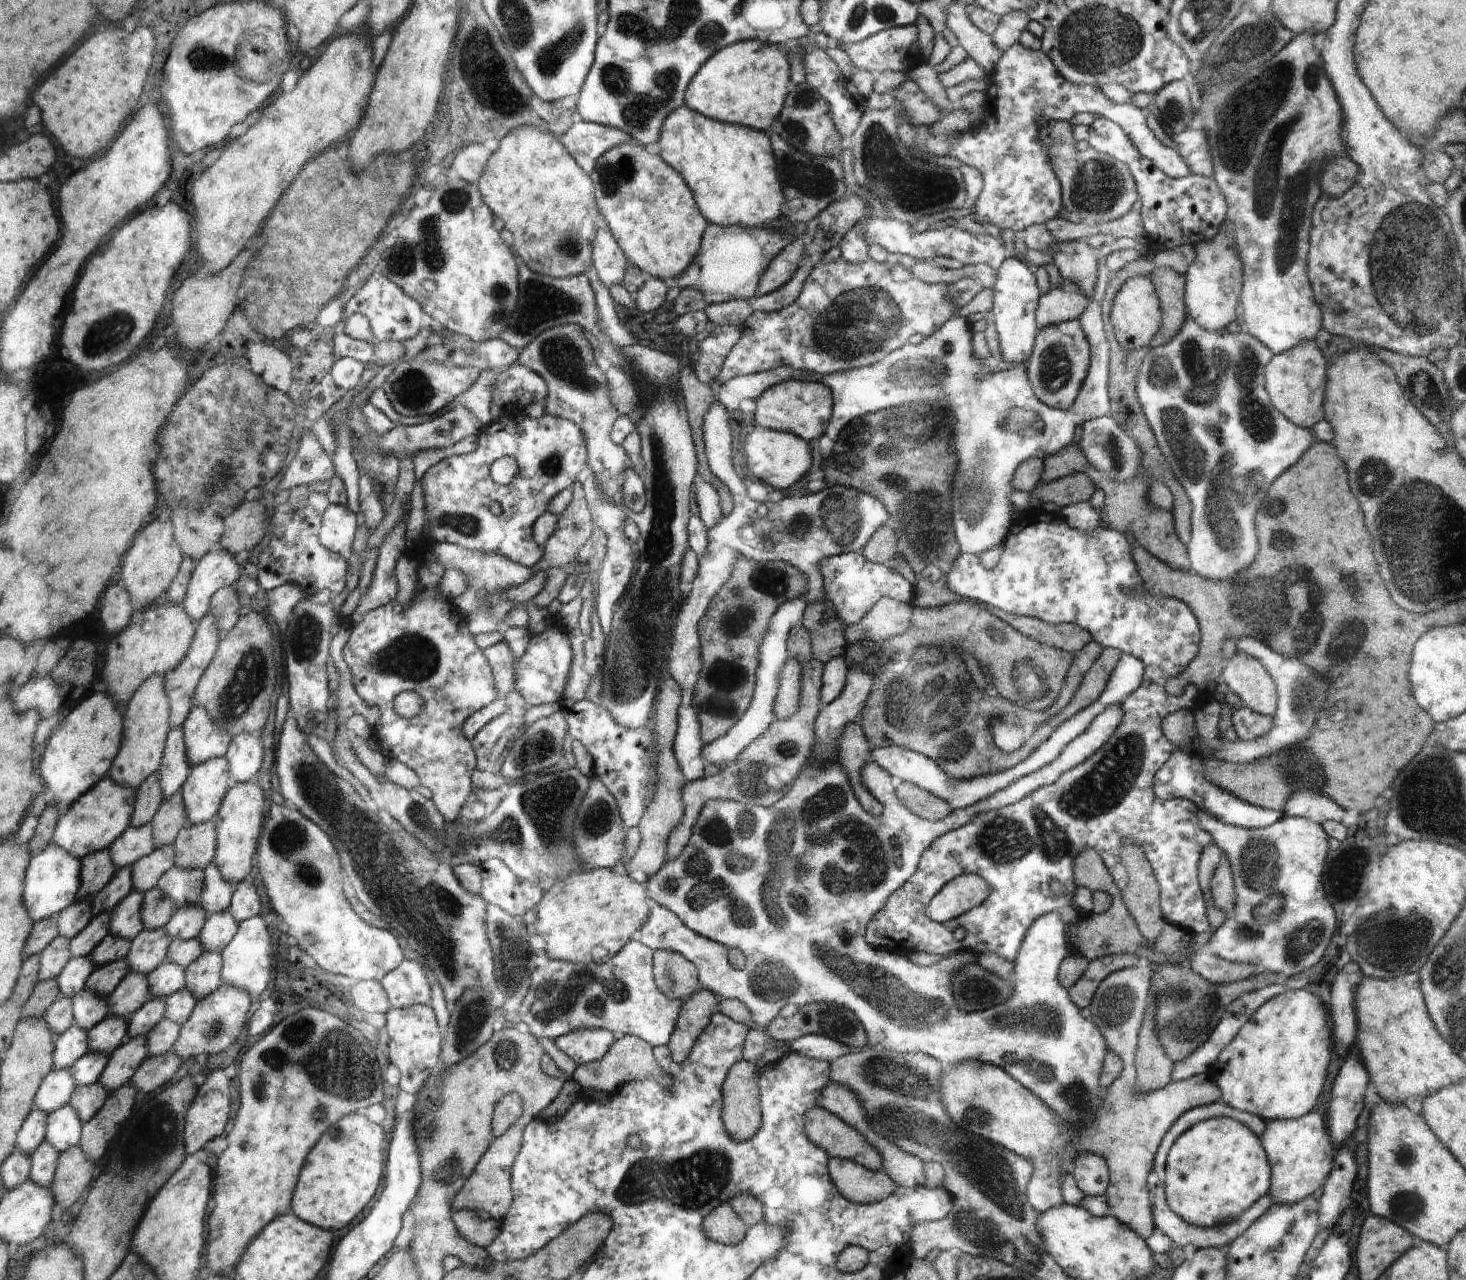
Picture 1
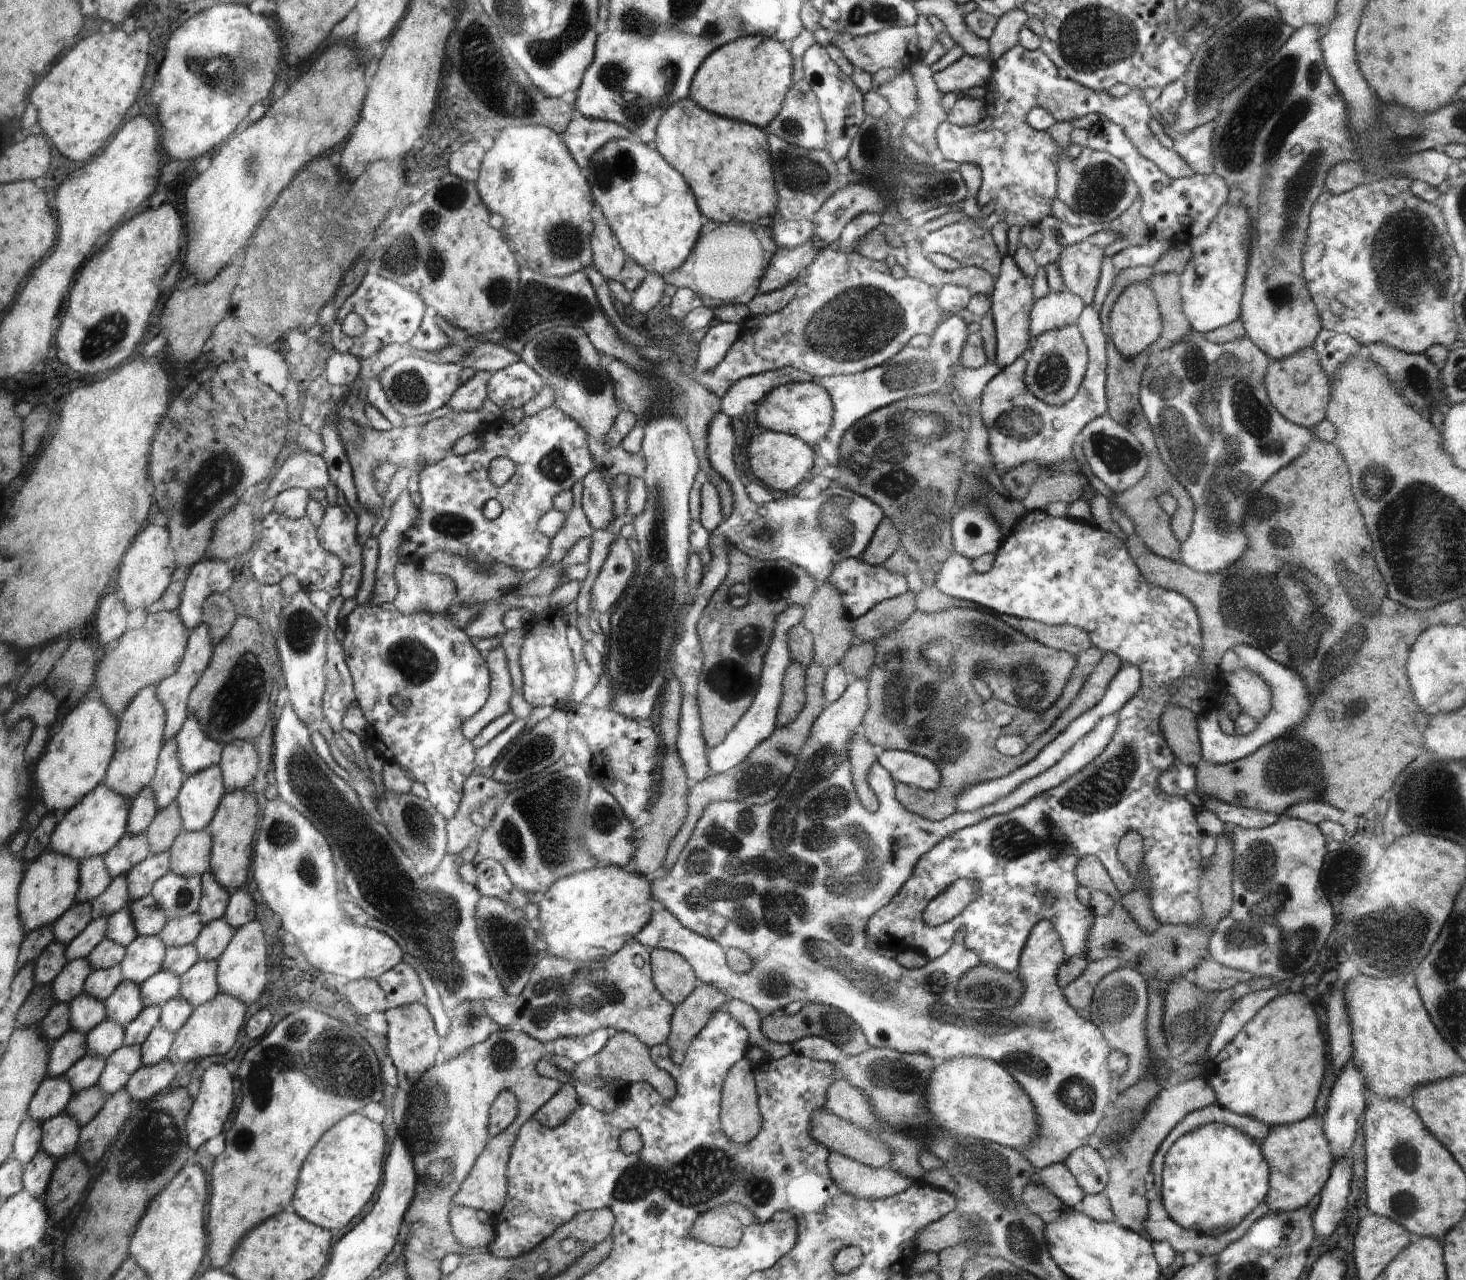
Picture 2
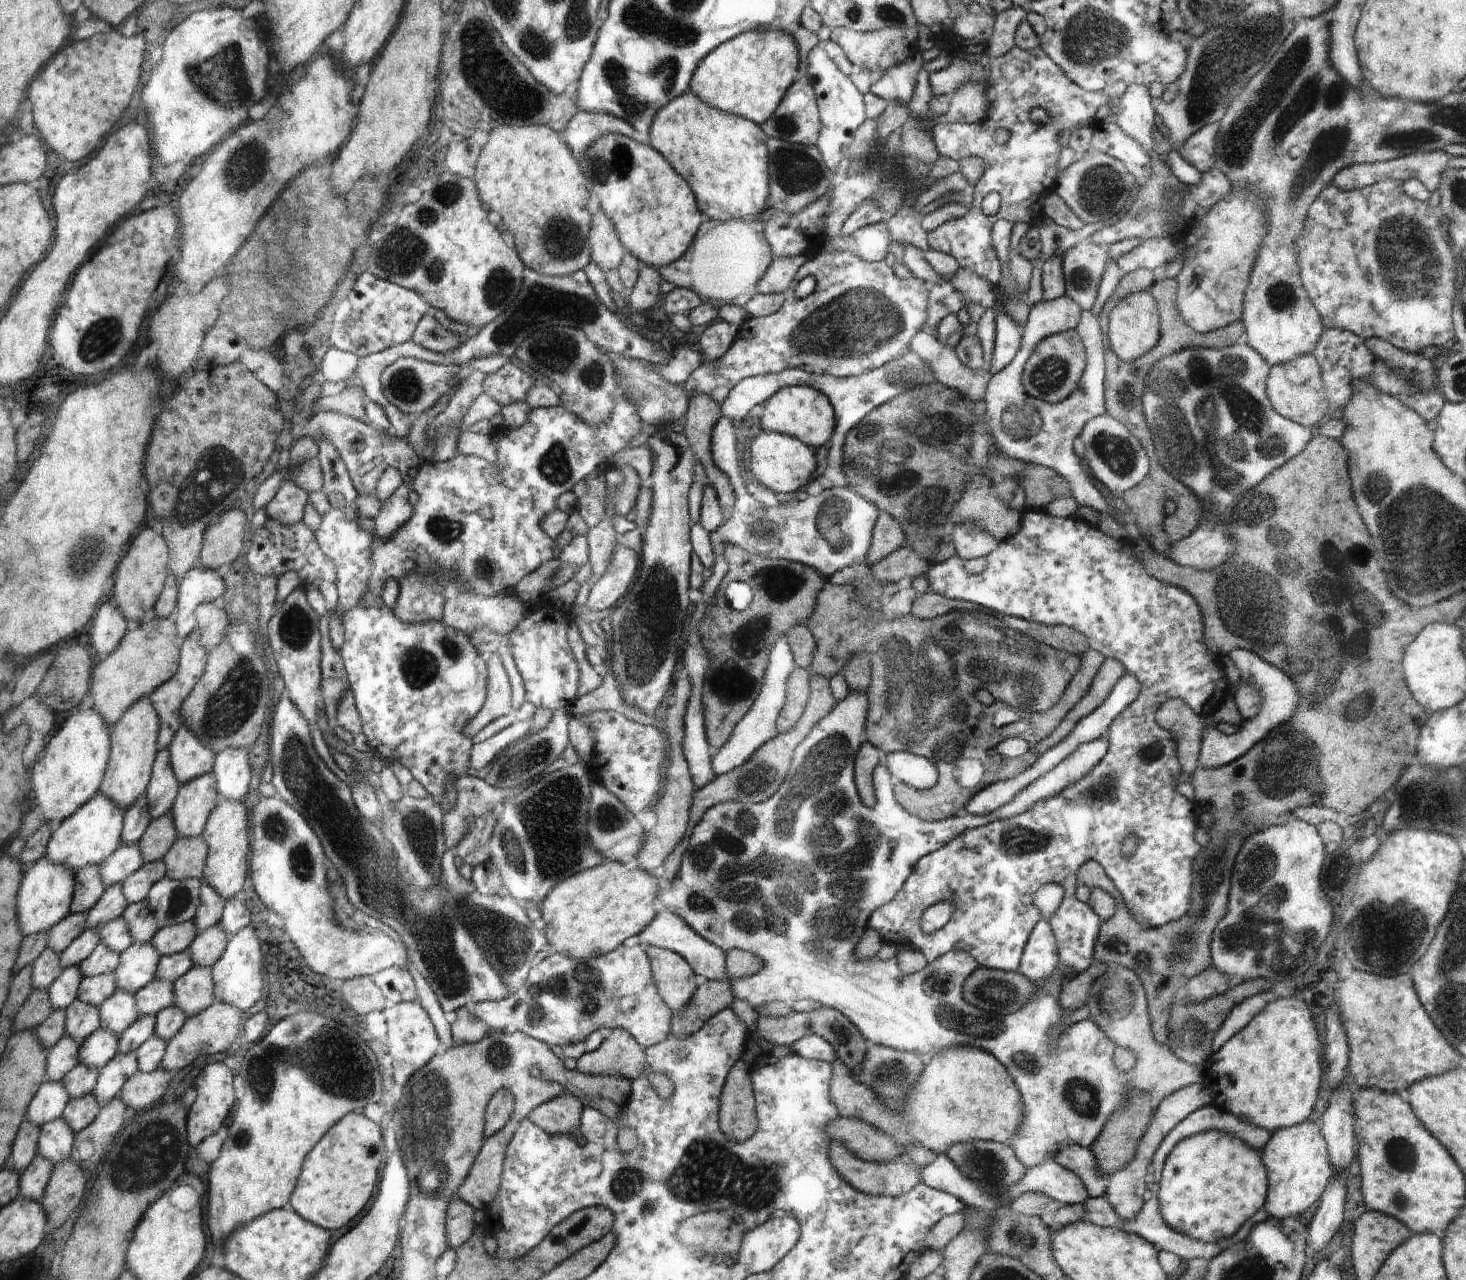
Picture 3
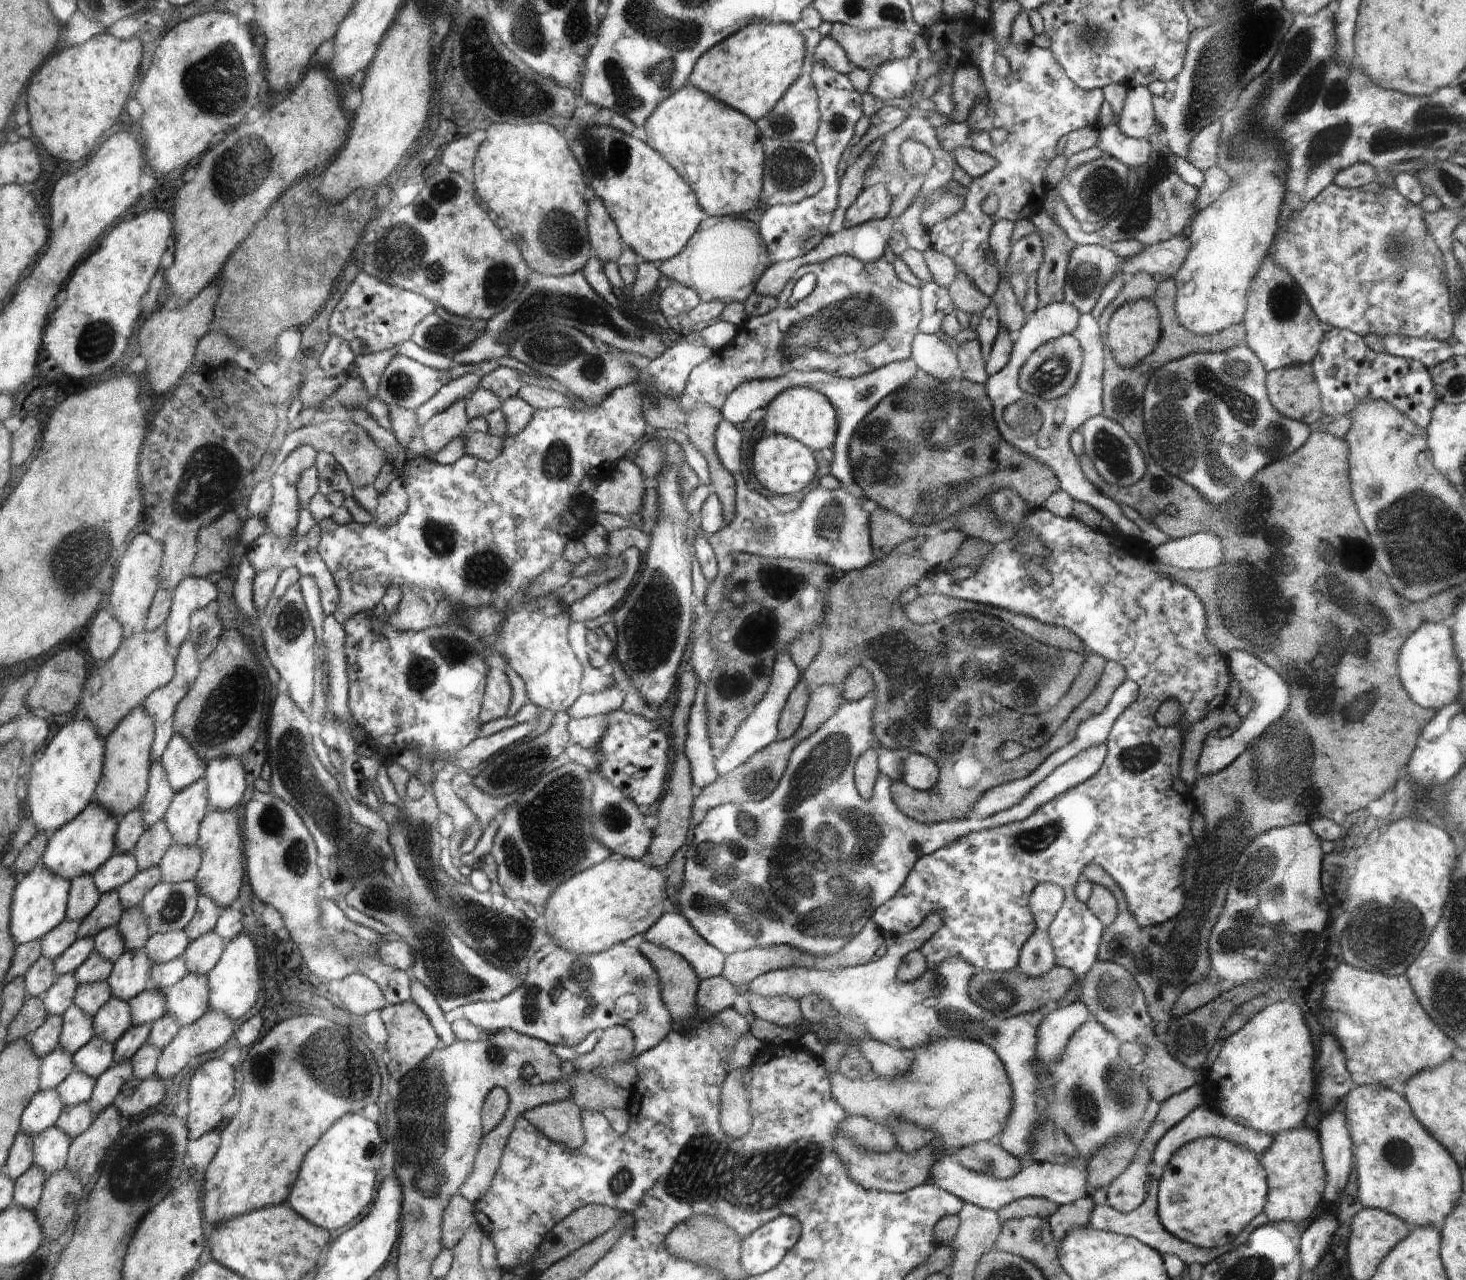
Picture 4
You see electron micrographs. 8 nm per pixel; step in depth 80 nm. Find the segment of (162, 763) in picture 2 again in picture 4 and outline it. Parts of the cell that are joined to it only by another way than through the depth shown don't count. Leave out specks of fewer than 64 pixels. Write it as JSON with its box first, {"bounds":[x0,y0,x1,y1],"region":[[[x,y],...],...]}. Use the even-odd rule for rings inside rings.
{"bounds":[140,760,176,828],"region":[[[161,760],[152,761],[147,791],[140,806],[145,828],[156,824],[165,816],[175,794],[176,792],[170,786],[167,772],[164,770]]]}

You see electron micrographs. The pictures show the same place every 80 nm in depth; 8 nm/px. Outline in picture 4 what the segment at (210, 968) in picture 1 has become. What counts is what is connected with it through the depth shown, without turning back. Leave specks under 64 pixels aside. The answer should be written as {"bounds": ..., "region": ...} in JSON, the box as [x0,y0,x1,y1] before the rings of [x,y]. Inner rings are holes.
{"bounds":[166,971,209,1026],"region":[[[190,971],[166,990],[167,1013],[174,1015],[181,1026],[200,1018],[209,1008],[207,975]]]}

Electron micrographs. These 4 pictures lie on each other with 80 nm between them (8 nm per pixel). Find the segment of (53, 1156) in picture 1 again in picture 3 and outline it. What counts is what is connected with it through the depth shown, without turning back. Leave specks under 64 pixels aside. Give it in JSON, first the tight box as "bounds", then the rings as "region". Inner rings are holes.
{"bounds":[20,1153,55,1203],"region":[[[39,1153],[30,1168],[23,1172],[20,1197],[42,1203],[54,1171],[55,1164]]]}

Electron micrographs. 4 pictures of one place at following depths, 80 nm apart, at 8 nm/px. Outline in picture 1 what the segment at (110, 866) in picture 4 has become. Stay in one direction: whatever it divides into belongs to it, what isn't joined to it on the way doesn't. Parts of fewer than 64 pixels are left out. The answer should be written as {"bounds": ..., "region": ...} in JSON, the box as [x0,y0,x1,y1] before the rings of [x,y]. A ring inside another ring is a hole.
{"bounds":[108,823,155,870],"region":[[[151,823],[145,824],[141,827],[128,827],[122,836],[119,836],[108,848],[110,850],[113,864],[116,866],[116,870],[120,870],[124,867],[132,868],[133,864],[143,856],[150,854],[155,849],[153,843],[153,828]]]}

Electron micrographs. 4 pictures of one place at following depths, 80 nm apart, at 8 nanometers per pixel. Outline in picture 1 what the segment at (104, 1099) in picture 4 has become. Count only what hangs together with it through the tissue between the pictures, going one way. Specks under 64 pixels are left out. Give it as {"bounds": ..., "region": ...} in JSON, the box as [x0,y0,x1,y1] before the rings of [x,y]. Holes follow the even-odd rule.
{"bounds":[99,1036,150,1092],"region":[[[146,1036],[132,1037],[110,1053],[109,1061],[99,1078],[109,1092],[131,1084],[131,1078],[140,1063],[150,1056],[146,1040]]]}

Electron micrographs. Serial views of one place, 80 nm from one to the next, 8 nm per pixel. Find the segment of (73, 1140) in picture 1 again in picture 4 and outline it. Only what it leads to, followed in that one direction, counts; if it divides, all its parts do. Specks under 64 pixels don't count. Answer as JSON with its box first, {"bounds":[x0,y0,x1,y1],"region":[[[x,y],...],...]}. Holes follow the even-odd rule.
{"bounds":[35,1125,74,1176],"region":[[[58,1125],[49,1128],[35,1138],[35,1164],[48,1176],[65,1169],[69,1164],[73,1140],[74,1138]]]}

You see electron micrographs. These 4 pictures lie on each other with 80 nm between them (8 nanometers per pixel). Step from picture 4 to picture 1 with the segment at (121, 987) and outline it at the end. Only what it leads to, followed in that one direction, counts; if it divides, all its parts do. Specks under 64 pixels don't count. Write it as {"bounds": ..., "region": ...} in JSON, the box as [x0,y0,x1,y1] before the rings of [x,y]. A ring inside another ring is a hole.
{"bounds":[127,927,171,975],"region":[[[165,927],[159,929],[142,929],[138,936],[131,940],[127,954],[130,972],[147,975],[167,958],[171,936]]]}

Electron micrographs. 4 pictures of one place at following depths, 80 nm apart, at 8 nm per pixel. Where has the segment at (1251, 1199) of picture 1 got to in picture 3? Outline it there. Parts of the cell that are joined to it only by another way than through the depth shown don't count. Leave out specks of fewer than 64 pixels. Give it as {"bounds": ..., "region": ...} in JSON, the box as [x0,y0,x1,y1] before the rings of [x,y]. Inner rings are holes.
{"bounds":[1159,1130,1267,1243],"region":[[[1207,1130],[1181,1140],[1163,1164],[1159,1207],[1168,1226],[1207,1243],[1232,1236],[1265,1205],[1267,1170],[1261,1152],[1230,1133]]]}

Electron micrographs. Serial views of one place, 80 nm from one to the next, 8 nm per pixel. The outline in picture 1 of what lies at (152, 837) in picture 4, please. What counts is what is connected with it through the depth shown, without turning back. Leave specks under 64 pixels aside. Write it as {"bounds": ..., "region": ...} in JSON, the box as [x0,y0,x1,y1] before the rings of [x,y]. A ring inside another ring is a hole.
{"bounds":[150,787,188,848],"region":[[[181,787],[164,799],[150,822],[155,848],[174,843],[180,829],[188,823],[182,792]]]}

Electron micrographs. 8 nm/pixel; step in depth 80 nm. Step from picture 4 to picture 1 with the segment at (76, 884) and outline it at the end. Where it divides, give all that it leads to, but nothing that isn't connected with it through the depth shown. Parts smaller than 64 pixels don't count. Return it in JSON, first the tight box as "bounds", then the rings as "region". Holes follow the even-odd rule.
{"bounds":[80,850,116,897],"region":[[[97,850],[84,858],[82,863],[82,888],[80,897],[94,896],[112,880],[116,873],[110,850]]]}

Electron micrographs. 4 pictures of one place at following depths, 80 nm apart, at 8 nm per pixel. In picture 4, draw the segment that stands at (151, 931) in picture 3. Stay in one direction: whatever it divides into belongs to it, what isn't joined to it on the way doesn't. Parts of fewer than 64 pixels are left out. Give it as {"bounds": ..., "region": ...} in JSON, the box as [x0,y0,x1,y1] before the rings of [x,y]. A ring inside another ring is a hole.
{"bounds":[118,904,152,951],"region":[[[141,904],[123,909],[118,928],[123,936],[126,951],[143,949],[146,941],[152,936],[149,931],[147,916]]]}

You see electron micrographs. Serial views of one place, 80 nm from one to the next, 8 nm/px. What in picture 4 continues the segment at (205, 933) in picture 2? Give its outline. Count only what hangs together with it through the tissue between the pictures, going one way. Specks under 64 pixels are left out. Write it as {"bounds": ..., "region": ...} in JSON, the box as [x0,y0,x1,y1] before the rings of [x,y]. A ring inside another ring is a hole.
{"bounds":[182,931,226,974],"region":[[[210,931],[191,941],[182,957],[188,964],[189,972],[207,974],[216,966],[221,957],[226,940],[216,931]]]}

